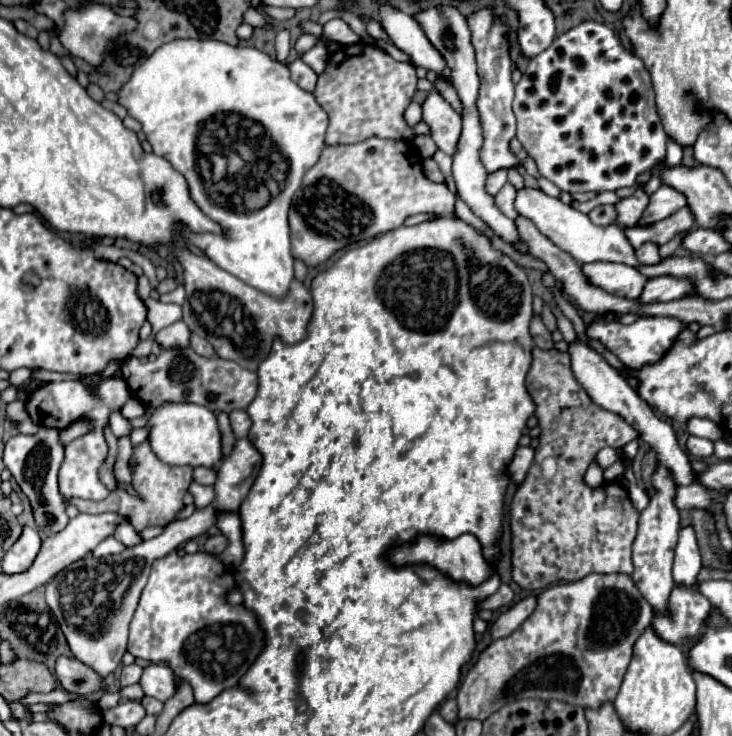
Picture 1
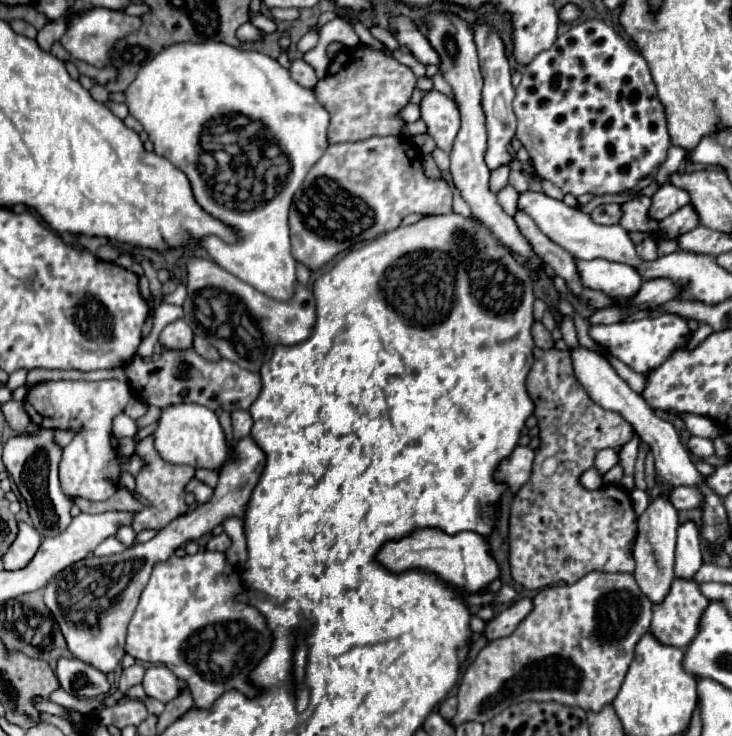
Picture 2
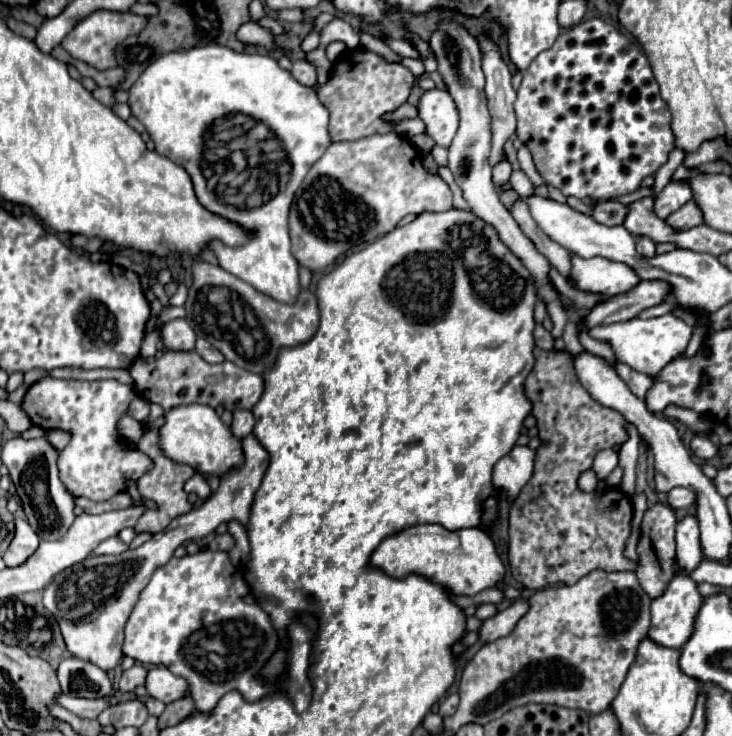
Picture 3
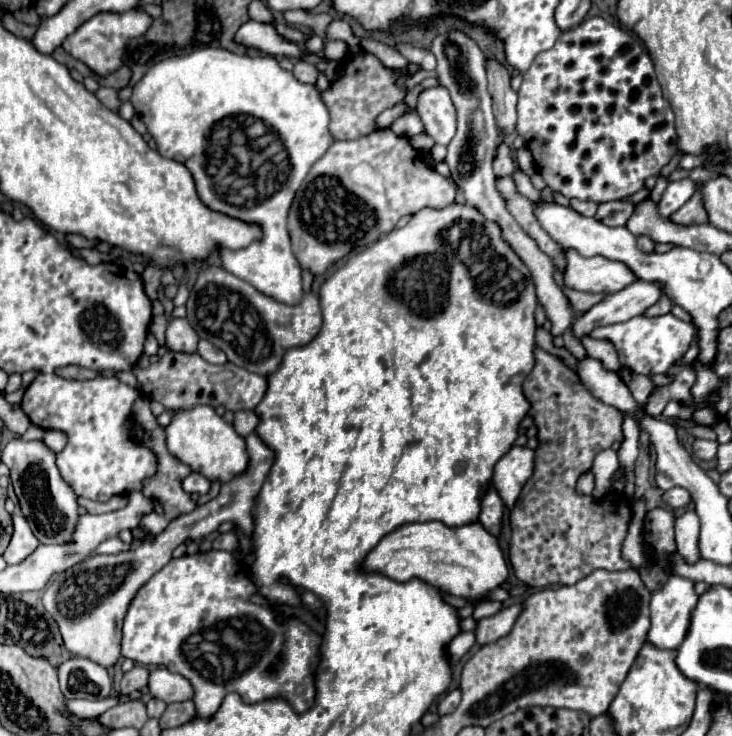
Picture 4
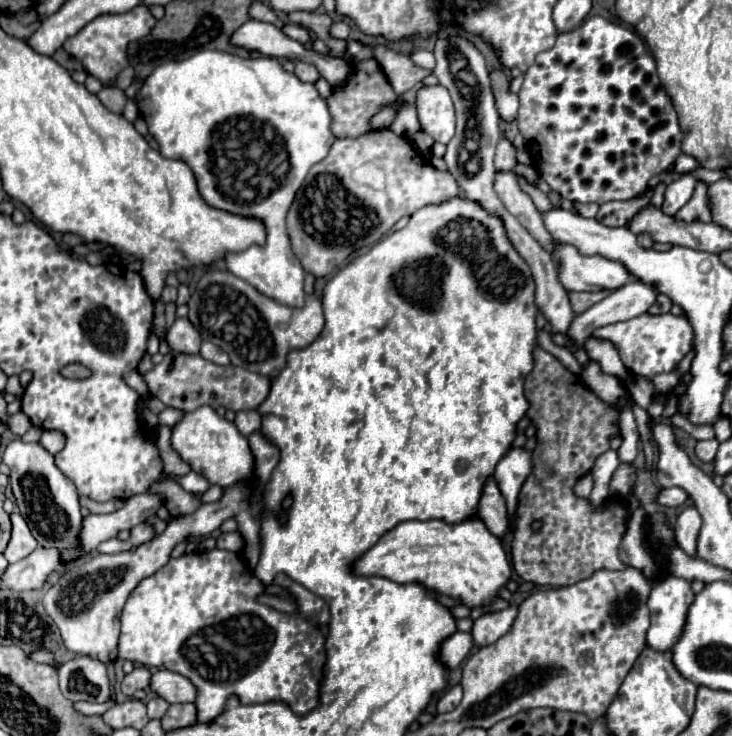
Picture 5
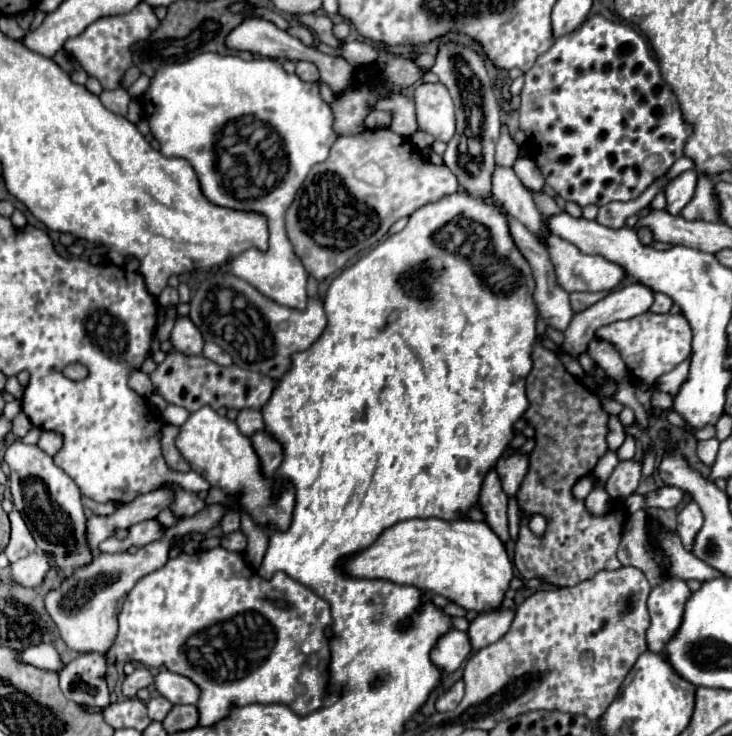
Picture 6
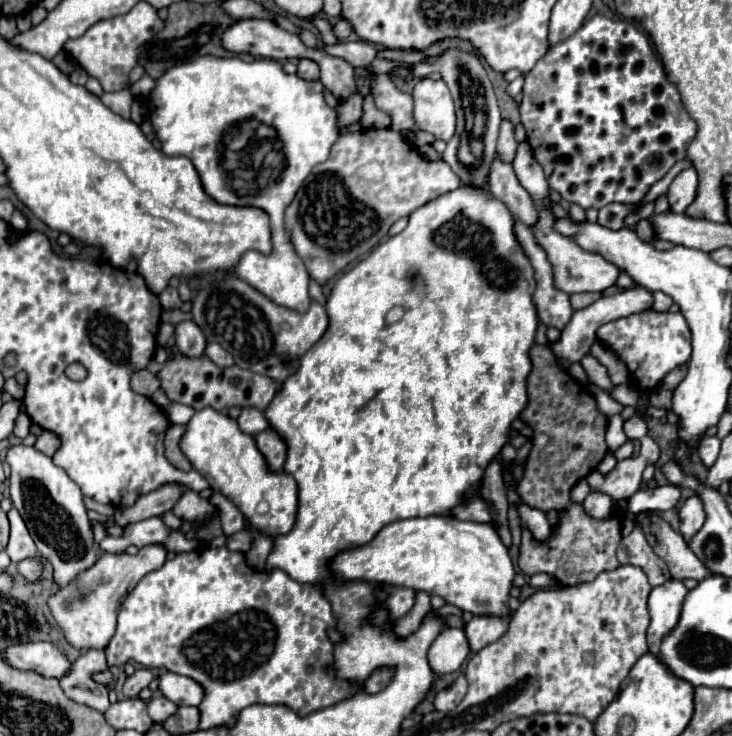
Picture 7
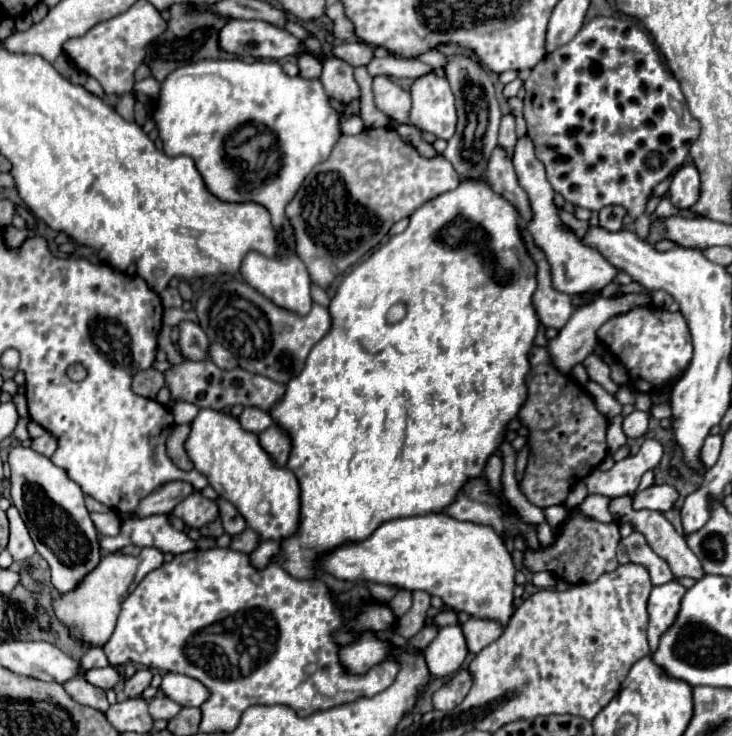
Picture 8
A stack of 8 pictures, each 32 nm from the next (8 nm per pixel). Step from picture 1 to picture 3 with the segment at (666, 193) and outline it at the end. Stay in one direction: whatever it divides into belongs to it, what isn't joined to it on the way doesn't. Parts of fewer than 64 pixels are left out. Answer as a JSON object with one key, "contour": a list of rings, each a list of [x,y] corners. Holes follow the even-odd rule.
{"contour":[[[670,182],[656,198],[654,202],[654,212],[660,218],[668,218],[672,212],[682,208],[688,200],[692,198],[692,188],[690,182]]]}

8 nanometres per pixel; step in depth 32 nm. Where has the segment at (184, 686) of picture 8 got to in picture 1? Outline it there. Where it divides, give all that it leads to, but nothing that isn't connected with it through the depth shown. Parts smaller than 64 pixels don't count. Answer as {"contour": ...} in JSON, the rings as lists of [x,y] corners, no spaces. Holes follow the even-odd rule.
{"contour":[[[150,664],[144,668],[144,676],[140,680],[140,686],[146,696],[166,702],[176,694],[178,680],[166,664]]]}

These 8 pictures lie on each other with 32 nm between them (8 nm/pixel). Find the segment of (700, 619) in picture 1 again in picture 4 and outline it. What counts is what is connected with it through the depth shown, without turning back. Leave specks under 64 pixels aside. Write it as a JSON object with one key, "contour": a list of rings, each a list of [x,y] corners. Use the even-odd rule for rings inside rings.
{"contour":[[[670,576],[666,580],[666,584],[662,584],[658,590],[652,592],[650,598],[650,616],[652,616],[652,626],[648,630],[648,642],[660,650],[670,650],[676,648],[686,632],[688,632],[688,620],[690,620],[690,612],[696,606],[696,592],[694,592],[694,582],[688,578],[680,578],[680,576]]]}

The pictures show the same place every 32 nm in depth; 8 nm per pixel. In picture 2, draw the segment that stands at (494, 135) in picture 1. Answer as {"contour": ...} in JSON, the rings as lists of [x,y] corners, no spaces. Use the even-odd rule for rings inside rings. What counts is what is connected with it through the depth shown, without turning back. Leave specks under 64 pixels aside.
{"contour":[[[480,20],[476,30],[474,30],[474,40],[476,40],[478,52],[480,52],[480,70],[482,70],[482,76],[484,76],[482,104],[484,104],[486,116],[488,116],[488,156],[486,156],[486,164],[488,164],[490,170],[494,170],[500,164],[508,164],[512,160],[508,150],[506,150],[506,144],[516,134],[516,116],[514,116],[514,110],[512,110],[514,88],[510,84],[510,64],[508,64],[508,58],[504,54],[504,44],[498,38],[498,34],[494,30],[490,30]]]}

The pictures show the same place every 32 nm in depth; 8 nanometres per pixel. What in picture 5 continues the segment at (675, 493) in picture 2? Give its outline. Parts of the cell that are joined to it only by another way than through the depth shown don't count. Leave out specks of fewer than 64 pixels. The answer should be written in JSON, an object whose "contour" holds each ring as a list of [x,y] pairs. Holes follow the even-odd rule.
{"contour":[[[664,488],[660,490],[660,494],[656,496],[656,502],[660,506],[666,506],[666,508],[676,508],[680,504],[684,504],[688,498],[688,494],[682,490],[682,488]]]}

